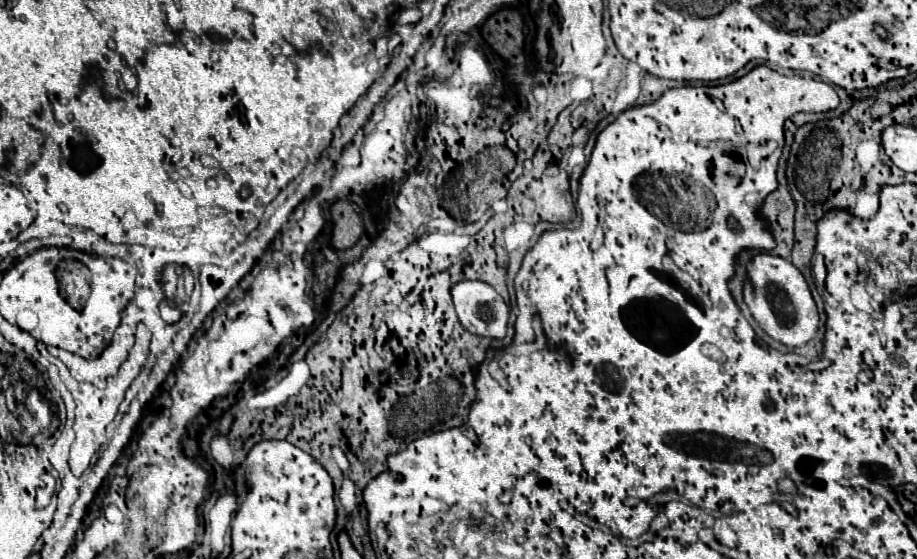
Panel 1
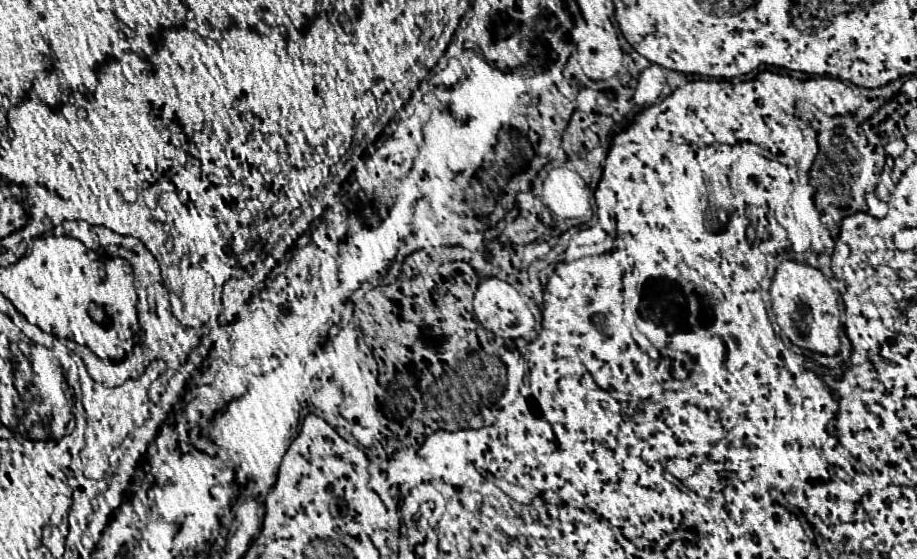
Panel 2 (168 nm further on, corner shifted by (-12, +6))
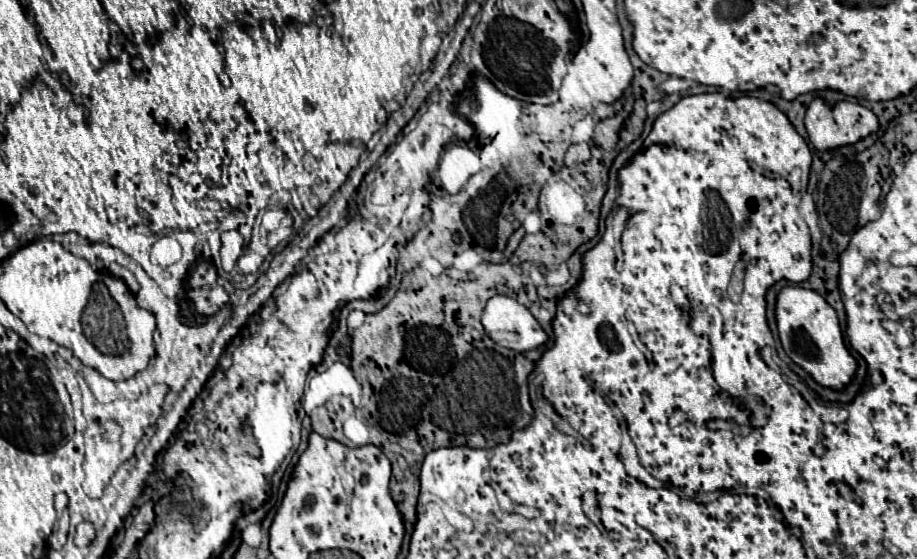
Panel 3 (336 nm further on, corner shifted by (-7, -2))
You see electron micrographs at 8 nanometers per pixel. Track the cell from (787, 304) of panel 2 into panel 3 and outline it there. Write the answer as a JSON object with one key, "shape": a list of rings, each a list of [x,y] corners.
{"shape":[[[785,286],[777,294],[775,318],[781,346],[795,364],[805,368],[821,386],[841,390],[845,384],[849,384],[855,374],[857,362],[845,348],[837,314],[827,304],[827,300],[823,300],[823,296],[803,286]]]}

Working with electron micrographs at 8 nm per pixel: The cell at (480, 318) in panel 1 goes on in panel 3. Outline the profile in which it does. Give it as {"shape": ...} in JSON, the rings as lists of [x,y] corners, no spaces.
{"shape":[[[493,296],[481,316],[487,336],[505,348],[525,352],[547,342],[547,334],[531,312],[509,296]]]}

